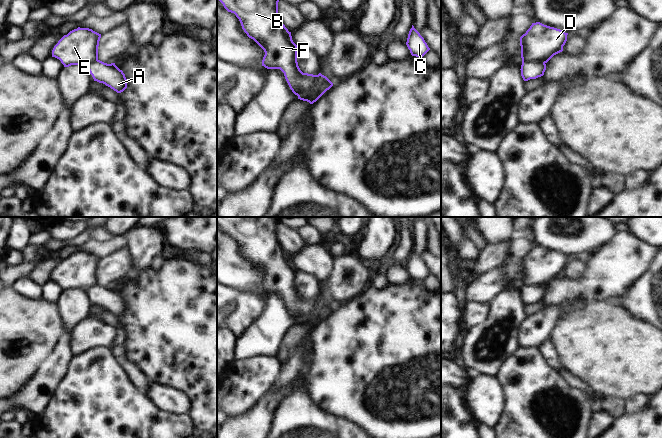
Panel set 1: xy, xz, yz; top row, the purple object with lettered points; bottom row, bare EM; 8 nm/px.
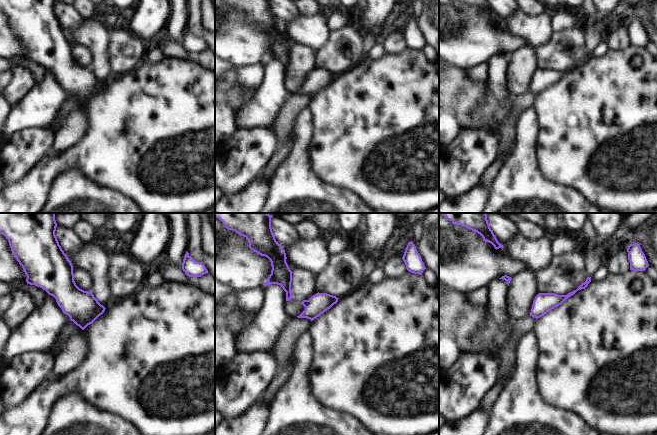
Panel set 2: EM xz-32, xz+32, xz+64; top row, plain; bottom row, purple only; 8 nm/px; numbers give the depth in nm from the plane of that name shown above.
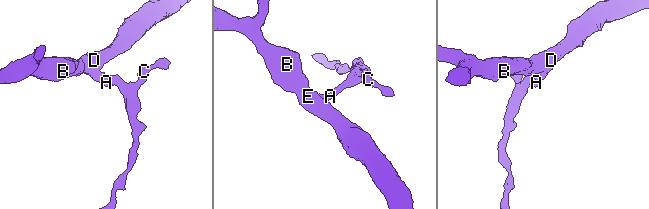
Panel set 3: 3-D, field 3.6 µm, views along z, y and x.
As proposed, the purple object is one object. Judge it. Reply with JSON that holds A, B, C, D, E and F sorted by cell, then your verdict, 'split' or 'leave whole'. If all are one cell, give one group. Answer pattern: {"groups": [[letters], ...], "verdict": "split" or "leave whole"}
{"groups": [["A", "C"], ["B", "D", "E", "F"]], "verdict": "split"}

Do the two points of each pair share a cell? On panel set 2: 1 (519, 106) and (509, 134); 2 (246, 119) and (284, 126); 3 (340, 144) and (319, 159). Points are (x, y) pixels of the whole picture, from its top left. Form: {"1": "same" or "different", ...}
{"1": "same", "2": "different", "3": "same"}

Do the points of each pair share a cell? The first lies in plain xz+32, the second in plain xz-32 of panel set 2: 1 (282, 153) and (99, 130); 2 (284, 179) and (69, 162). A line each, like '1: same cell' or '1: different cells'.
1: different cells
2: different cells

